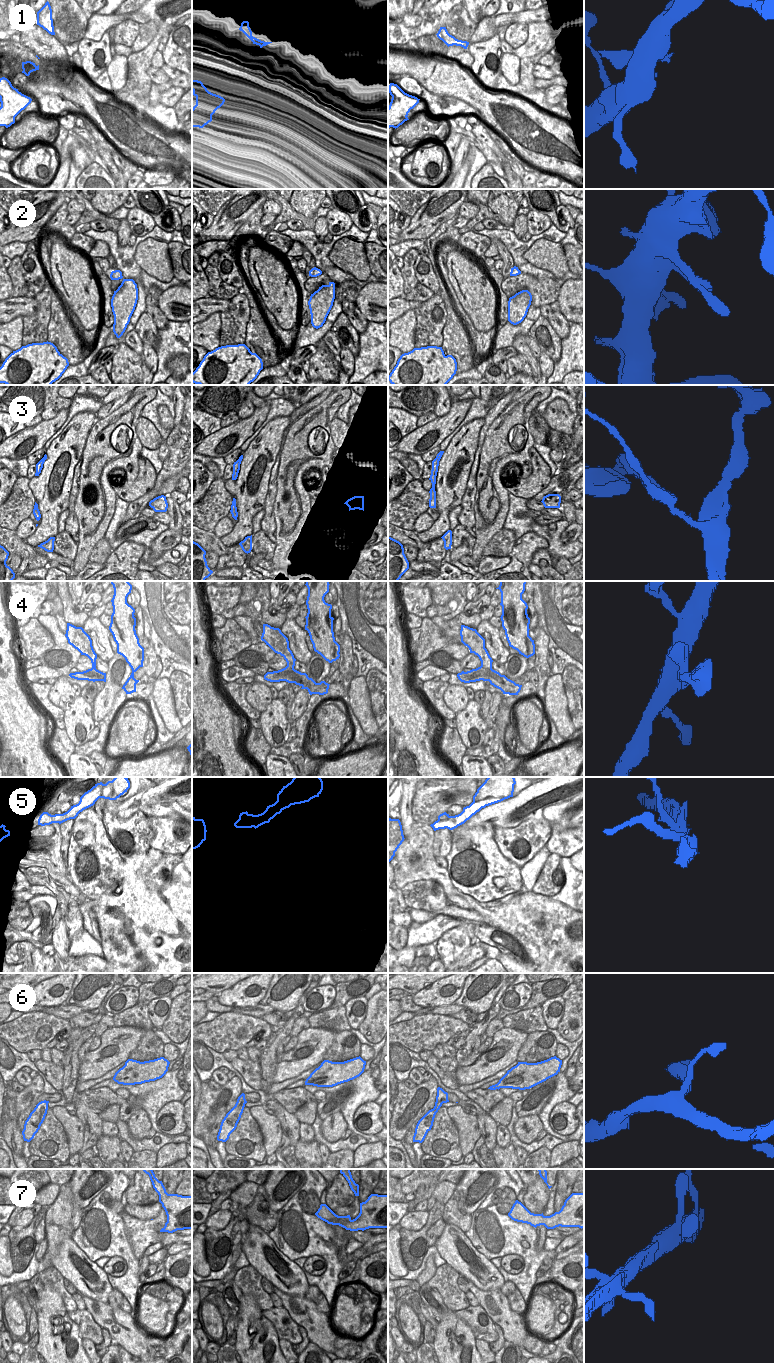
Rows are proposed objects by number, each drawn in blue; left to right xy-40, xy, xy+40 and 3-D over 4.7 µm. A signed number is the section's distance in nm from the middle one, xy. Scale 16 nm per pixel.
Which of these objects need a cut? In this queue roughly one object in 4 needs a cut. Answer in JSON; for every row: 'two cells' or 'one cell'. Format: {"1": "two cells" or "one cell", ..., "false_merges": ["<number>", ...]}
{"1": "two cells", "2": "one cell", "3": "two cells", "4": "one cell", "5": "two cells", "6": "one cell", "7": "one cell", "false_merges": ["1", "3", "5"]}

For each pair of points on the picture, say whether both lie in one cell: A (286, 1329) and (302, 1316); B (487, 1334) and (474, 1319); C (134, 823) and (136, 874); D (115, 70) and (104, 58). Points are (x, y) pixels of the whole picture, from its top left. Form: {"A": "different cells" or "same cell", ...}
{"A": "different cells", "B": "same cell", "C": "different cells", "D": "different cells"}

